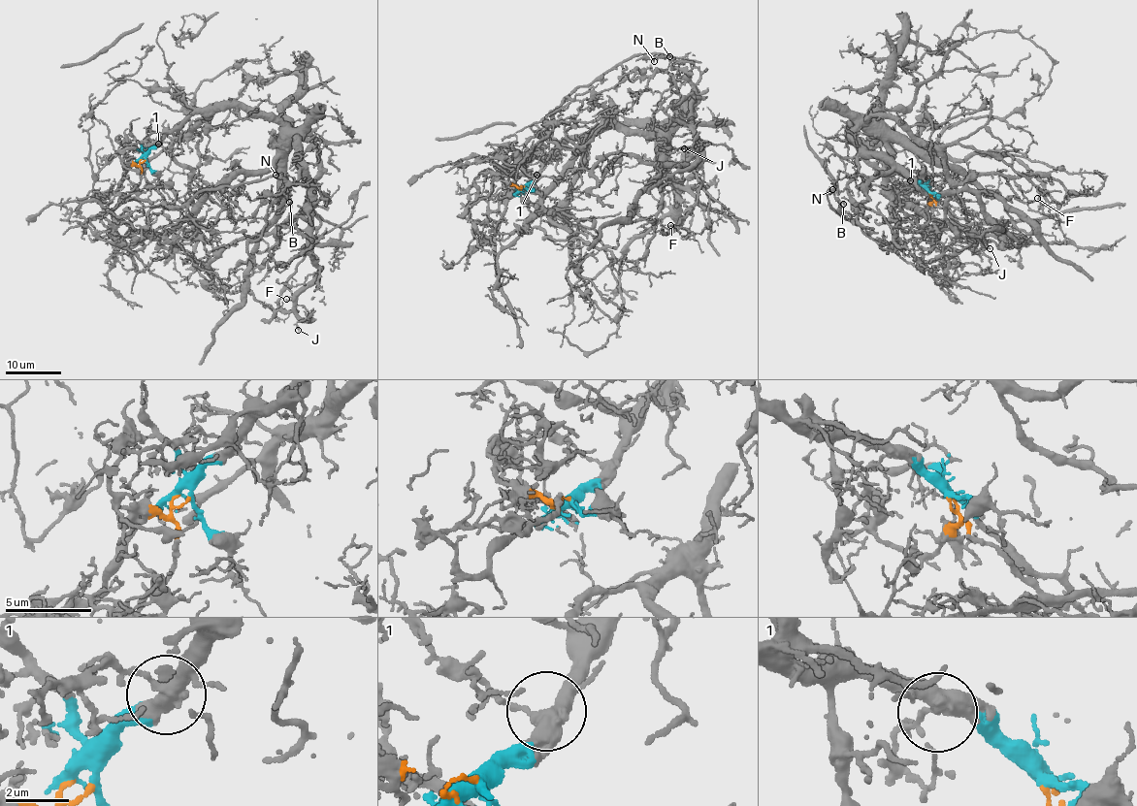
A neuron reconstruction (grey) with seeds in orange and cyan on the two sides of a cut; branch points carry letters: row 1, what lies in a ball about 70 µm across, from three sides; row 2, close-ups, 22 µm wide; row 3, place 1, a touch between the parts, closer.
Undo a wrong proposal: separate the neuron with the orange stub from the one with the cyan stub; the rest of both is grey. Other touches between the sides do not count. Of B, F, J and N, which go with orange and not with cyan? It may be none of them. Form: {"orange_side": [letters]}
{"orange_side": ["B", "N"]}

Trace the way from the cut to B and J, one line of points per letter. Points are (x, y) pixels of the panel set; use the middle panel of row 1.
B: (524, 186), (519, 186), (520, 192), (508, 194), (534, 155), (562, 100), (627, 60), (647, 53), (668, 55)
J: (524, 186), (564, 141), (633, 121), (662, 123), (678, 104), (702, 161), (685, 171), (697, 154), (684, 148)

